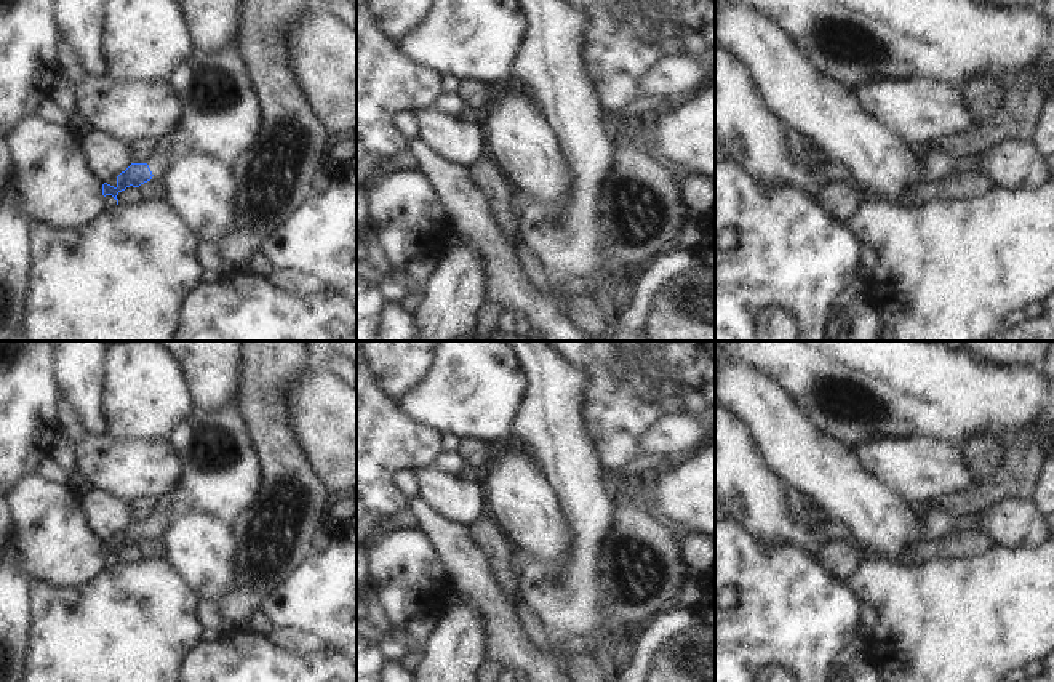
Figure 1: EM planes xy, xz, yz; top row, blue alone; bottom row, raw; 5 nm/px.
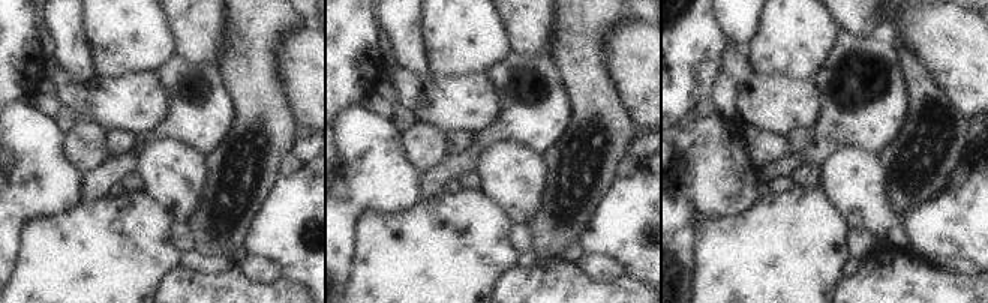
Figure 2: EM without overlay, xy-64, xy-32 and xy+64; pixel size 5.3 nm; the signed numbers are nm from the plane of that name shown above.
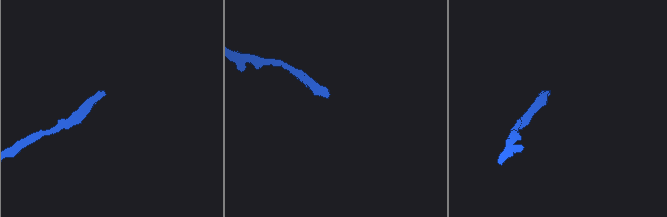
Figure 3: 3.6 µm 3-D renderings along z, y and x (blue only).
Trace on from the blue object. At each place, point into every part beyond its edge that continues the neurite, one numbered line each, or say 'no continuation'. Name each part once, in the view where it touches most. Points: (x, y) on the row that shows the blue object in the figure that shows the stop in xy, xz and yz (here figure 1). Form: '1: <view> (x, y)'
1: xy (219, 116)

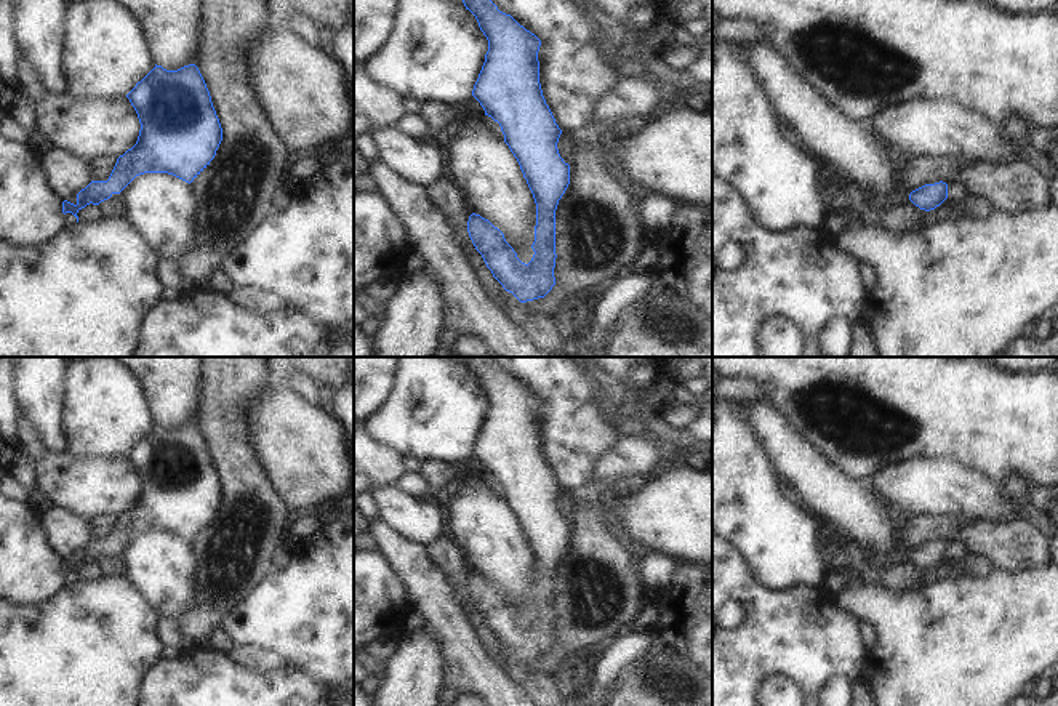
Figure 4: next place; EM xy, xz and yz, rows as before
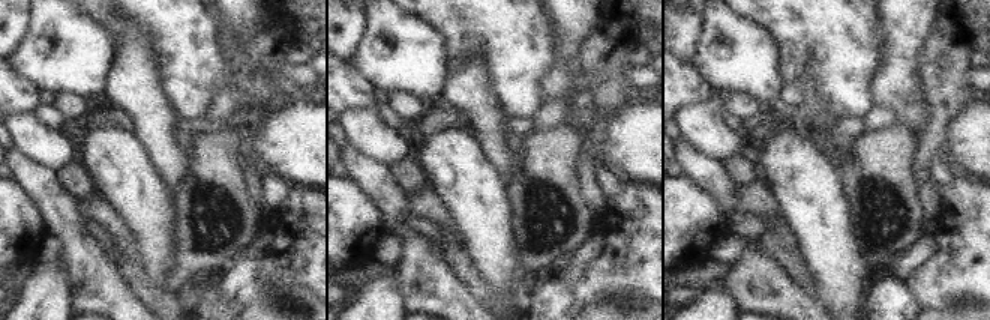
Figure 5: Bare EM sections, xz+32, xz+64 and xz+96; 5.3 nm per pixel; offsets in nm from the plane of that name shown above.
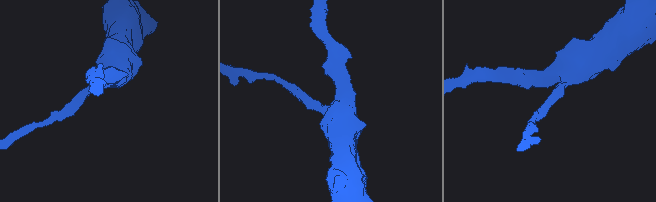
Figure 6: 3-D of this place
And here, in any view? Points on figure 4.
no continuation

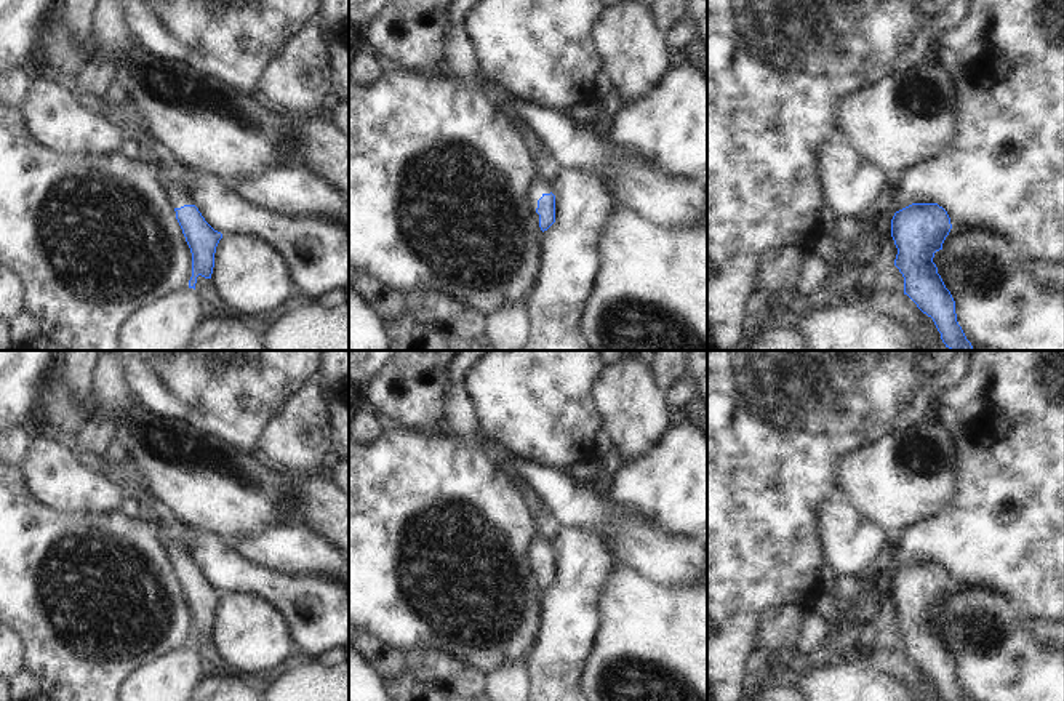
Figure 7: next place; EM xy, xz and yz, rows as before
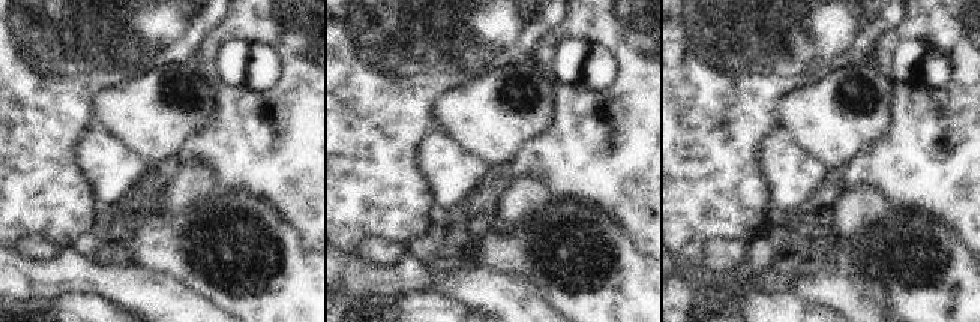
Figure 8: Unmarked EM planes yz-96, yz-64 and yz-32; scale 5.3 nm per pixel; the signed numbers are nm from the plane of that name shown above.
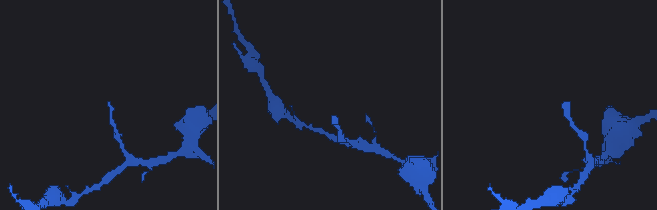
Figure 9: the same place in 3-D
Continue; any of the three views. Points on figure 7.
1: xz (538, 188)

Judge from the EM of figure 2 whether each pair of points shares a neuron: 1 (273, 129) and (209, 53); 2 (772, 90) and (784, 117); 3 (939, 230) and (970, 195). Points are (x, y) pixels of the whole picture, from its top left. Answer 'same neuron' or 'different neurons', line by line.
1: different neurons
2: same neuron
3: same neuron

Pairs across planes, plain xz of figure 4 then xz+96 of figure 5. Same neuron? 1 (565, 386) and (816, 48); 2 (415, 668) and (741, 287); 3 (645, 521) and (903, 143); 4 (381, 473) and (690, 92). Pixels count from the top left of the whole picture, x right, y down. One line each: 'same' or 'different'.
1: same
2: different
3: different
4: same

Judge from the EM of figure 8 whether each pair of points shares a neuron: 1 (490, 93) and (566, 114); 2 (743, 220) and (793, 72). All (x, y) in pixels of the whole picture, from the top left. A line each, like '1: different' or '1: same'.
1: different
2: same

